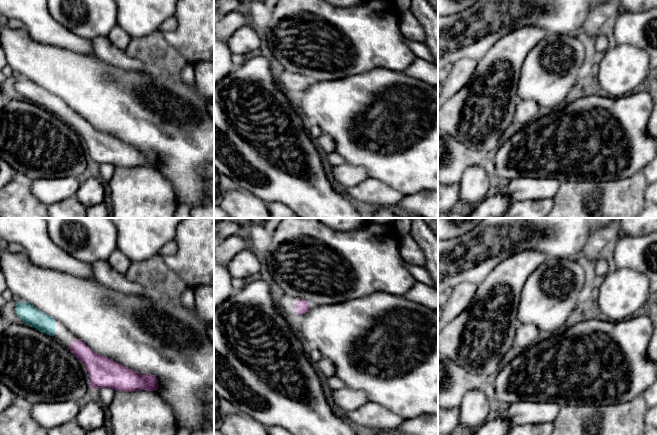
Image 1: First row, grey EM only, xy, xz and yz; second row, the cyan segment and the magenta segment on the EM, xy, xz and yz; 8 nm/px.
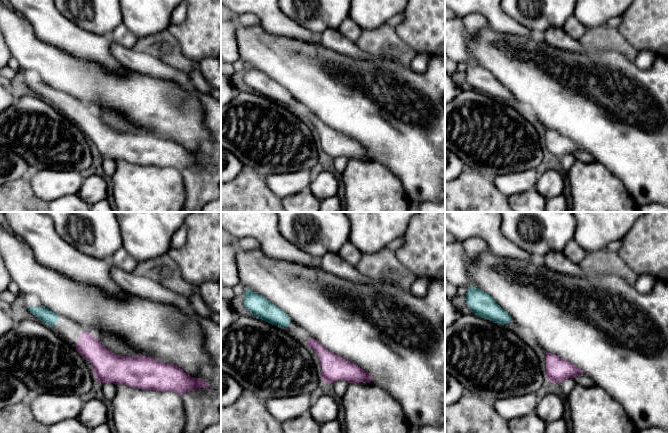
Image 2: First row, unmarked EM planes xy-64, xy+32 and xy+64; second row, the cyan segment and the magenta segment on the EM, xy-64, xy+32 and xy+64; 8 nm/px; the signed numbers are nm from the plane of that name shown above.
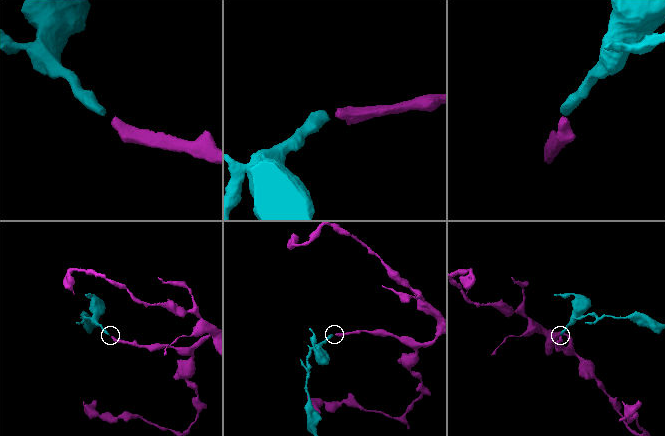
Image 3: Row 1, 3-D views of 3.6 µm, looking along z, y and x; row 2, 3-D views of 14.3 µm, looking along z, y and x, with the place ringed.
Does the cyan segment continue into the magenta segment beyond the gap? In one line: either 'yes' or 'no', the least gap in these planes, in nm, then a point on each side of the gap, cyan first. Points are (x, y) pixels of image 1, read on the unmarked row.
yes; gap 160 nm; span xy (55, 109), (73, 117)

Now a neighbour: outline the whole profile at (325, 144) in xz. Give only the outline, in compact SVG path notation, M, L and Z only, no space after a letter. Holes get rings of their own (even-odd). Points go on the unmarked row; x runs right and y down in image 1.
M322 134L314 140L314 144L321 155L330 154L335 151L335 142L327 134Z

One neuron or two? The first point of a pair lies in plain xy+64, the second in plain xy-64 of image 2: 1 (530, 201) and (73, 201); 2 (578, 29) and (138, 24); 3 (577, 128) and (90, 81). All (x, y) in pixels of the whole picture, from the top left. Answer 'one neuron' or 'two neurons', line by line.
1: one neuron
2: two neurons
3: one neuron

